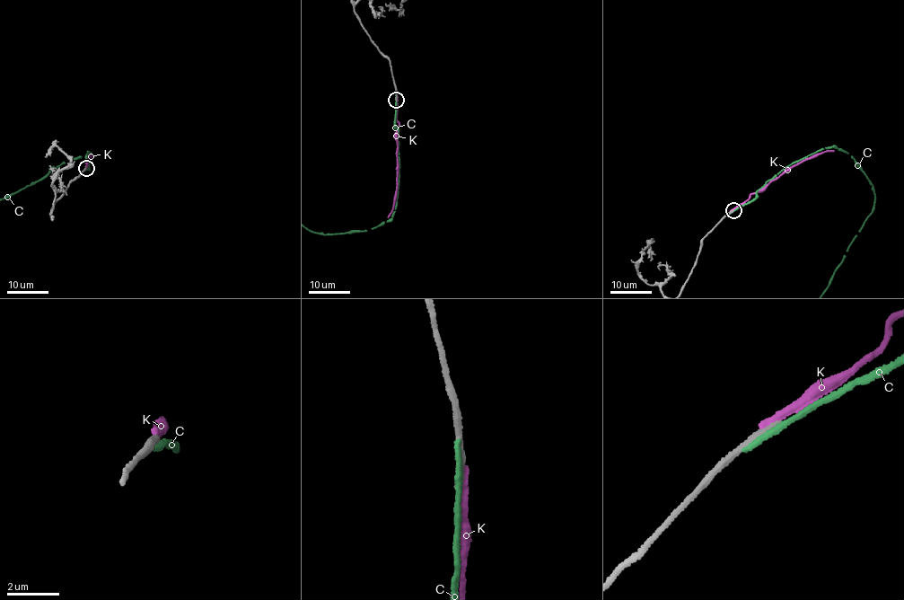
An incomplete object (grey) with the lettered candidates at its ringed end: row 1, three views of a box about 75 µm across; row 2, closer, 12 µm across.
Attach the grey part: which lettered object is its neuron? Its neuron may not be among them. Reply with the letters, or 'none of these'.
none of these

